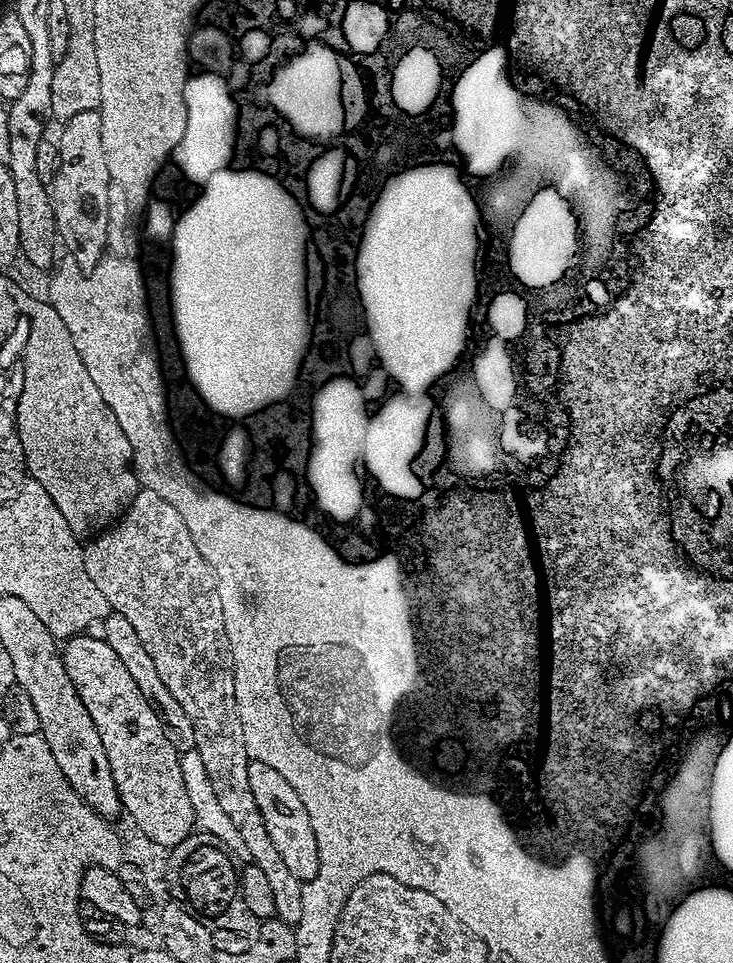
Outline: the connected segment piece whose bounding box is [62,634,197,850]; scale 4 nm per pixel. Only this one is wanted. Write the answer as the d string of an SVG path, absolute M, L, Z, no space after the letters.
M92 635L71 637L63 645L66 674L70 674L82 706L86 706L94 726L98 726L98 738L106 746L123 811L154 843L171 850L197 827L194 806L190 806L186 782L182 782L181 753L170 742L159 712L138 690L130 670L122 666L122 658L110 650L103 638Z

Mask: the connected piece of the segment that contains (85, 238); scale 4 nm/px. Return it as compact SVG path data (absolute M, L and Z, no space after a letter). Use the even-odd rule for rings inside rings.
M99 111L95 112L83 112L82 114L74 114L74 118L70 118L64 125L64 133L61 134L60 140L58 139L58 147L60 150L60 169L58 174L52 180L50 185L50 195L52 197L52 209L56 215L56 230L58 233L58 240L61 245L64 244L68 247L68 252L77 260L79 267L84 270L92 270L92 267L99 262L100 259L105 259L107 249L107 226L108 215L111 214L111 210L114 207L114 201L112 201L112 188L114 189L114 181L112 179L112 171L108 169L108 155L104 149L104 143L102 142L102 118Z

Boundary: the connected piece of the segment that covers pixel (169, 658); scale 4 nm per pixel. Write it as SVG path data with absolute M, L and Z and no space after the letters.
M145 487L137 491L127 512L107 530L89 539L82 551L90 582L94 582L96 589L104 595L112 612L122 614L133 624L138 638L142 638L142 646L146 646L146 654L154 658L158 678L162 678L162 682L166 682L166 690L178 698L178 706L190 714L190 722L194 722L195 749L206 766L206 776L210 778L214 793L230 822L238 826L238 834L242 834L244 842L243 849L252 855L249 856L251 863L257 864L266 873L274 889L276 916L291 926L296 925L298 918L302 918L304 886L282 863L266 830L266 822L262 822L262 810L258 810L258 802L254 802L254 793L250 790L246 734L242 734L242 718L238 714L238 698L234 690L234 654L226 634L226 618L222 614L222 594L216 571L206 558L202 558L196 539L190 530L186 530L184 516L178 514L178 510L170 506L162 494L154 494L154 490Z

